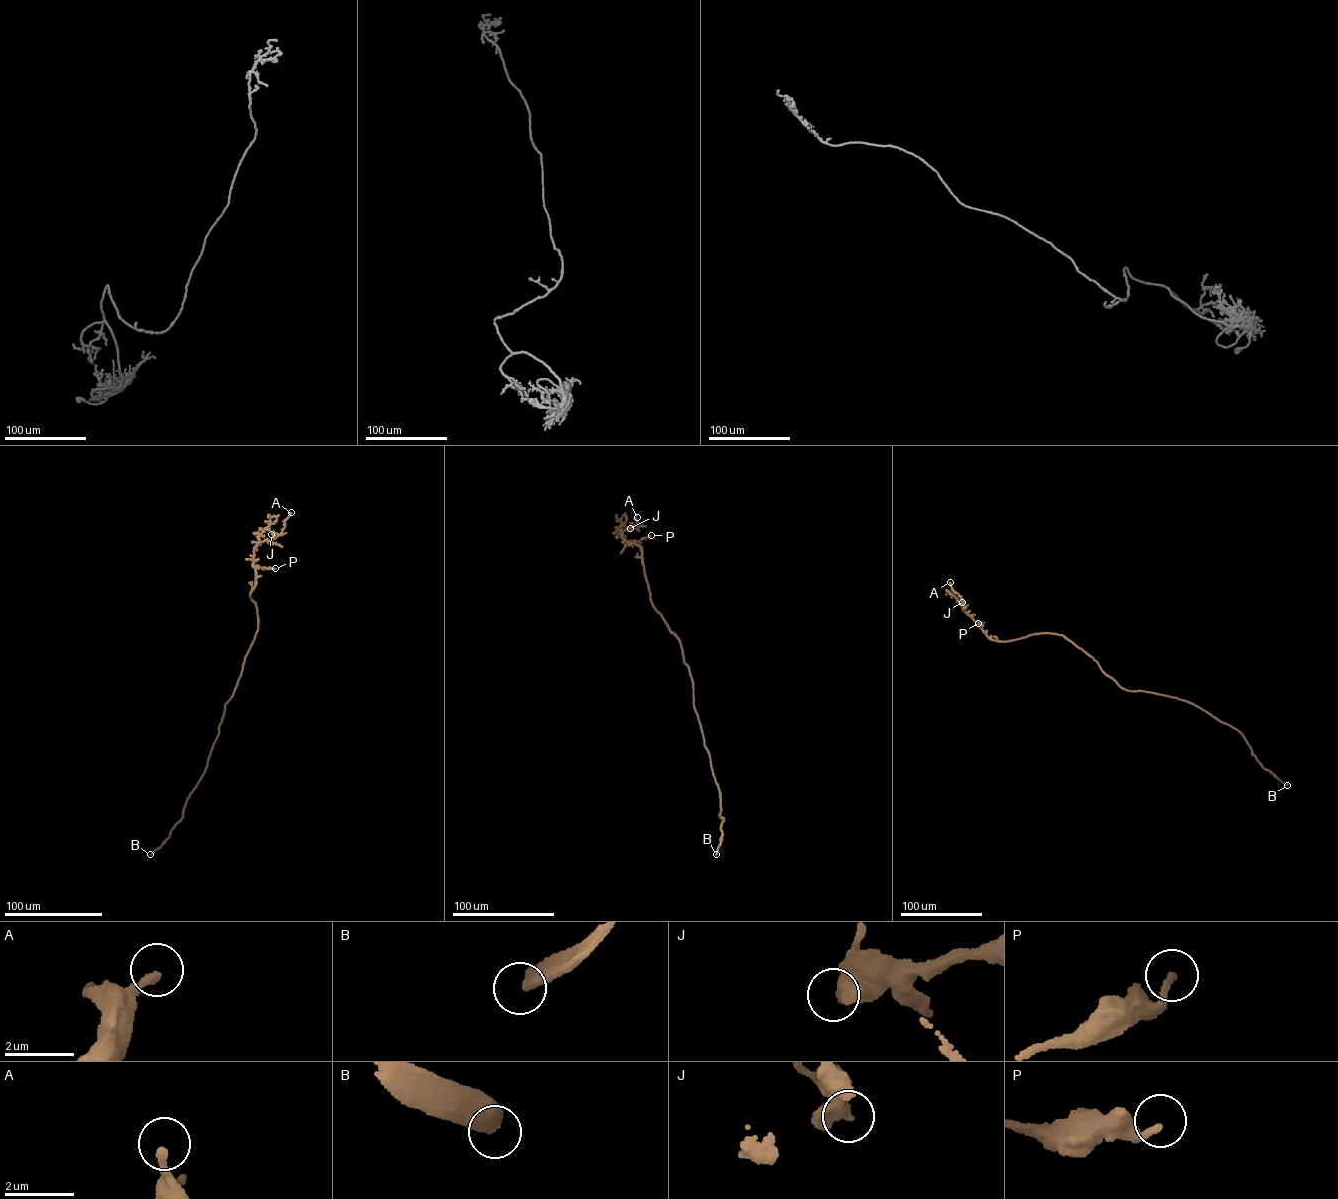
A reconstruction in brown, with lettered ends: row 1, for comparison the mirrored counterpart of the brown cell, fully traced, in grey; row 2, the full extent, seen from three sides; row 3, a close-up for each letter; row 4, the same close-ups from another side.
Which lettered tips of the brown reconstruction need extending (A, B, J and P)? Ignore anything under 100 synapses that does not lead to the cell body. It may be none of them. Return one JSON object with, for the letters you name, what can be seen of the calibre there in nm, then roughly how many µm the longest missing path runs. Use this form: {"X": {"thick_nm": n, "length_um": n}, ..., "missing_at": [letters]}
{"B": {"thick_nm": 550, "length_um": 450}, "missing_at": ["B"]}

